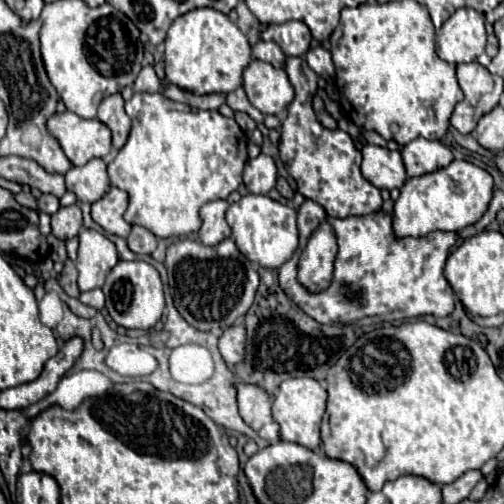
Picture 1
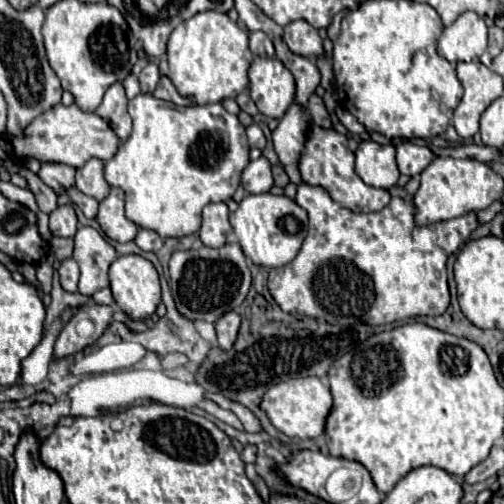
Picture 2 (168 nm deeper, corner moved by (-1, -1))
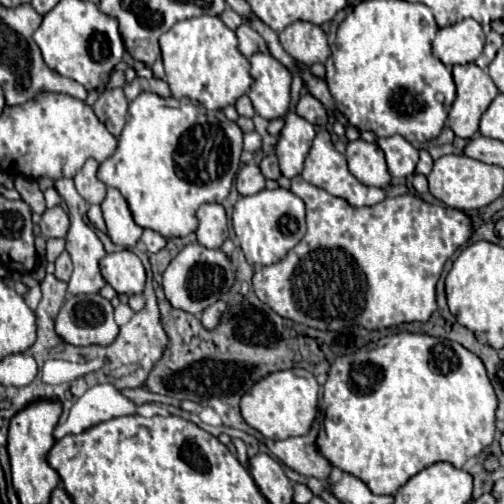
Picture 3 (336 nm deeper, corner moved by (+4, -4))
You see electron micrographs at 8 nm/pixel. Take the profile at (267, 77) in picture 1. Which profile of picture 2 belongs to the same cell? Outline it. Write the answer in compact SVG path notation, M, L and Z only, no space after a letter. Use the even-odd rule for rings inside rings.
M255 57L249 67L249 95L265 117L281 119L295 99L295 79L279 59Z

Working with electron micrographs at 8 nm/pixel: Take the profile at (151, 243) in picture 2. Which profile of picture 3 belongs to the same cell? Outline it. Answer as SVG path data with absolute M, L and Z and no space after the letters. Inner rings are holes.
M144 230L144 234L142 234L140 242L146 246L146 250L148 250L148 252L160 252L162 248L166 248L166 242L168 242L168 240L166 240L164 236L160 236L158 232Z

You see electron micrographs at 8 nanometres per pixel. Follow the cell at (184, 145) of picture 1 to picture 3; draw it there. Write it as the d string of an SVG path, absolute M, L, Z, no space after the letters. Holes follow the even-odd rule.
M142 92L130 102L126 126L118 136L118 150L100 164L98 178L126 198L138 226L160 232L164 238L188 236L198 228L196 210L206 202L224 202L240 168L242 130L228 122L220 112L208 112L190 99L162 98L154 92Z

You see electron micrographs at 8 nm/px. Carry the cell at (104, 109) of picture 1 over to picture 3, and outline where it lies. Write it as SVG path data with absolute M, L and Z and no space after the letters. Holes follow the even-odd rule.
M122 88L104 90L92 108L94 108L96 116L112 132L112 136L120 136L120 132L126 124L126 112L128 112L128 100L124 96L124 90Z

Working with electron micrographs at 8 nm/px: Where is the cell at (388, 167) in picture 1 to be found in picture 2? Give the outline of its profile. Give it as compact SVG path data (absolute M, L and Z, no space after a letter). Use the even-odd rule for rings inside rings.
M361 141L359 149L355 151L355 171L367 185L391 189L399 181L395 147Z

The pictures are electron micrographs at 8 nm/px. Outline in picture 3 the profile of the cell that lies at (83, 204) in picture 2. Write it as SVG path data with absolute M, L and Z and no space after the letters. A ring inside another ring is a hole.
M90 206L90 210L88 210L88 220L94 224L94 228L98 228L100 232L106 232L106 224L104 224L100 206Z

